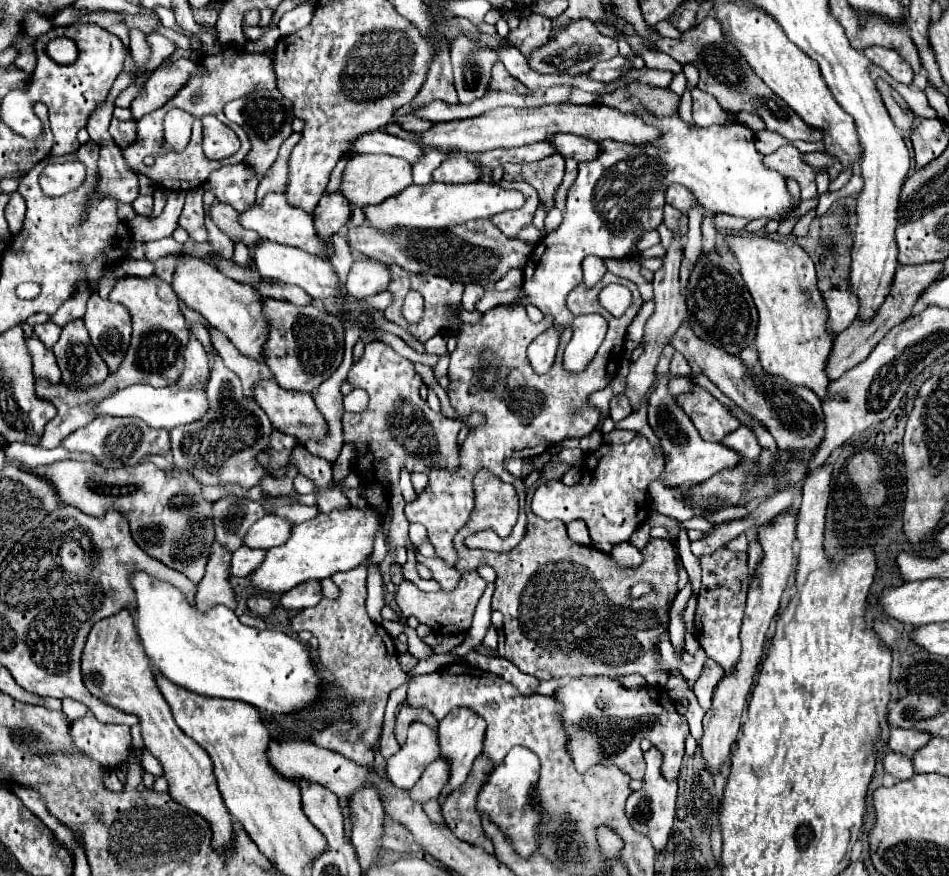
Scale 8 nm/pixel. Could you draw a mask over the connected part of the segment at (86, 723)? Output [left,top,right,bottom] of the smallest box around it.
[71,711,131,769]

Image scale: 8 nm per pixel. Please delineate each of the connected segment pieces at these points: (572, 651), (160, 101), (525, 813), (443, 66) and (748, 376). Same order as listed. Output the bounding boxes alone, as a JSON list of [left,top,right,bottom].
[[453,463,677,681],[131,58,202,121],[475,747,541,857],[397,49,457,115],[671,325,825,459]]

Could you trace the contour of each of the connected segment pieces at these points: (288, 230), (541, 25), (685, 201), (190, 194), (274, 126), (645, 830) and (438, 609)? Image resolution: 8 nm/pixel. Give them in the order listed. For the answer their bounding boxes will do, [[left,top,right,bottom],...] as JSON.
[[239,193,335,259],[509,15,551,59],[667,185,699,213],[179,187,209,243],[223,89,293,177],[627,747,677,851],[395,573,487,635]]

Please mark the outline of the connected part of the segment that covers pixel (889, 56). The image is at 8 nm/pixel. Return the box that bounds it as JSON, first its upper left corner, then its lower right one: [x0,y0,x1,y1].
[863,47,913,85]

